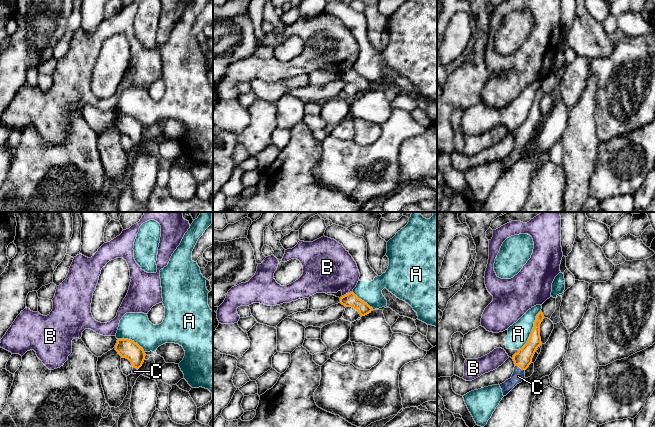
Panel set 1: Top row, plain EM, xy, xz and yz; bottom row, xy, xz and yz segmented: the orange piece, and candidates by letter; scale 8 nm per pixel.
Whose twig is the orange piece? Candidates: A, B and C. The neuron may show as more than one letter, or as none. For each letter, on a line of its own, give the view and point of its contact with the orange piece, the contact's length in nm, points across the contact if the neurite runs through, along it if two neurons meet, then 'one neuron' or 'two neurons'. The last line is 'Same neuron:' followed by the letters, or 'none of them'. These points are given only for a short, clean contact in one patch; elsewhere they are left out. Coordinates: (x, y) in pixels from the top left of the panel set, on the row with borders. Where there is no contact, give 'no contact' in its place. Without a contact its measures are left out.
A: meets orange in yz at (532, 330); contact 380 nm long; border along yz (540, 310), (528, 340), (518, 350); two neurons
B: meets orange in xz at (346, 294); contact 90 nm long; two neurons
C: meets orange in yz at (520, 367); contact 90 nm long; runs through yz (523, 358), (520, 367), (518, 376); one neuron
Same neuron: C

